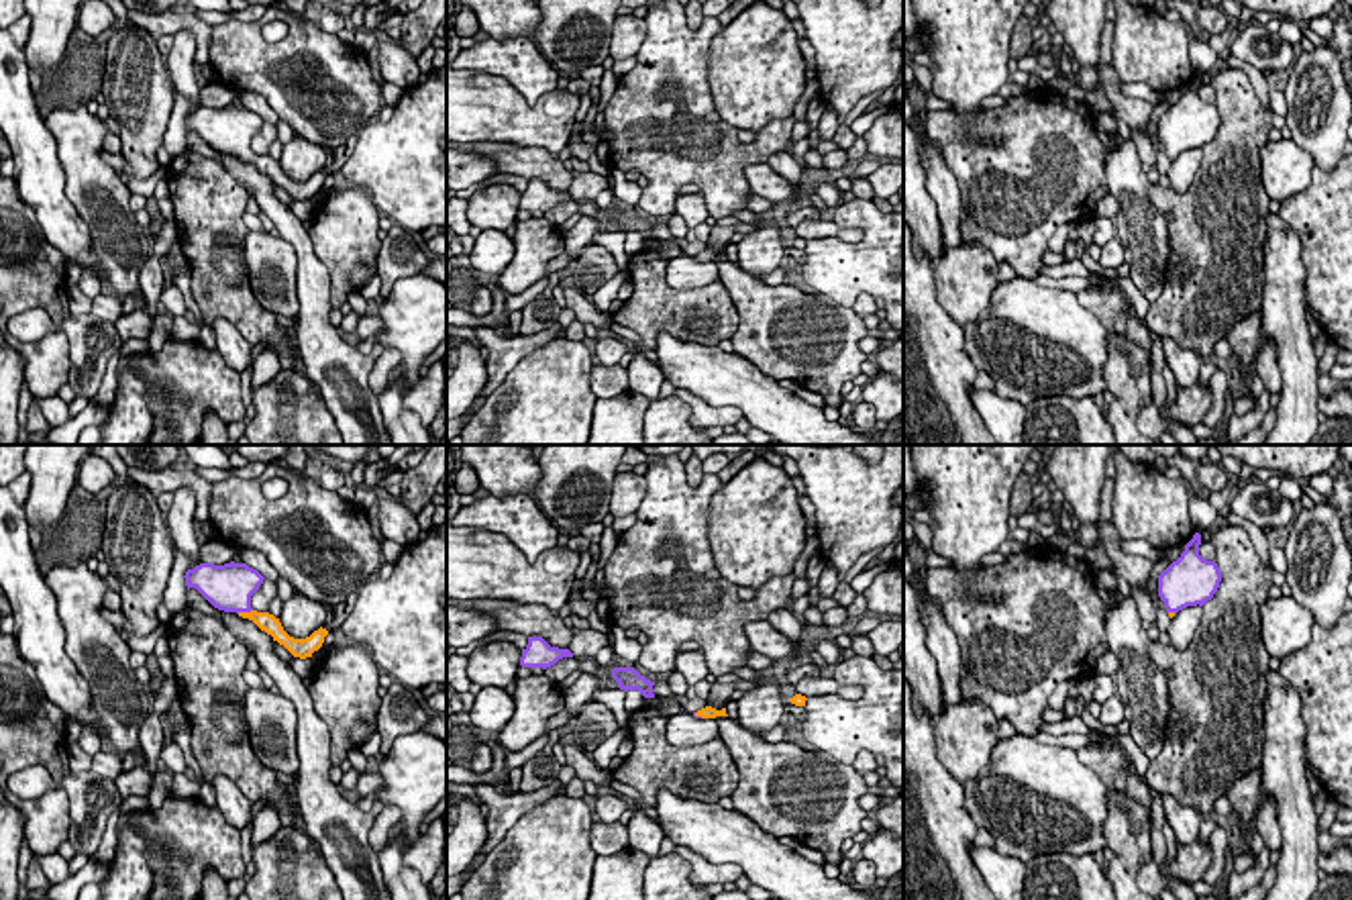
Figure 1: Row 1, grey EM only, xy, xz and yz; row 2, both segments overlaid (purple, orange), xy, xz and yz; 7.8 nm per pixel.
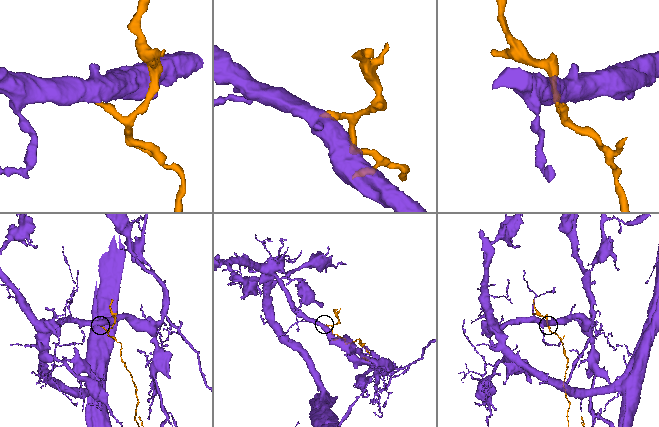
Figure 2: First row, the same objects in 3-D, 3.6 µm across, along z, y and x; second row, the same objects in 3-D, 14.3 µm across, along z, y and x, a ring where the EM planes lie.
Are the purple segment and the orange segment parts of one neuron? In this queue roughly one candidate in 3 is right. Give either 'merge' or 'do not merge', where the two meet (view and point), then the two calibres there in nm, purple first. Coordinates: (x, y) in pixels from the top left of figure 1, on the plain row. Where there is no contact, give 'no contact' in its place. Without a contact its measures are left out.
merge; meets purple in xy at (243, 154); 360 nm thick on the purple side, 140 nm on the other

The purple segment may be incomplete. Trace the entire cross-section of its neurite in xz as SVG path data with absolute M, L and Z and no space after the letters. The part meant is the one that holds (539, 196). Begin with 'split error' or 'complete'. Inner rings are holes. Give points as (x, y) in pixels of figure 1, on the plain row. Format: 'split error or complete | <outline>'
complete | M528 180L528 188L522 192L522 210L551 210L563 200L573 200L569 192L551 190L542 180Z

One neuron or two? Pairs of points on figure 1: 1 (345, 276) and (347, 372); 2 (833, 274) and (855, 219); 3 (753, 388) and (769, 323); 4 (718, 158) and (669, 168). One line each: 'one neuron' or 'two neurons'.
1: two neurons
2: one neuron
3: two neurons
4: one neuron

